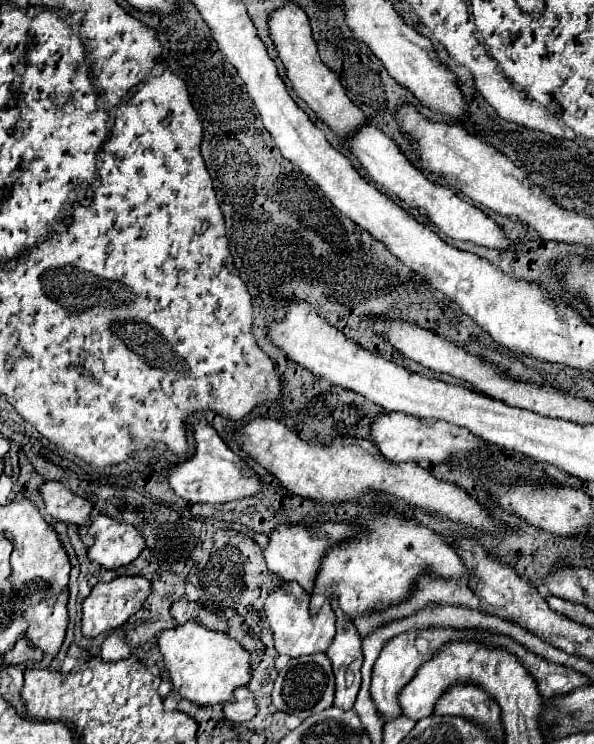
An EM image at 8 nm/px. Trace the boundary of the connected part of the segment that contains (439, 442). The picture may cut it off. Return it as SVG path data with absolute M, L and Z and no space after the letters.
M387 412L387 414L379 414L369 428L369 434L373 438L373 442L377 444L377 448L381 450L381 454L391 460L391 462L417 462L421 458L431 460L433 464L449 458L449 456L457 456L457 458L469 458L471 452L481 446L481 440L477 436L473 436L467 428L459 428L455 424L443 422L443 420L433 420L433 418L415 418L415 416L407 416L403 412Z

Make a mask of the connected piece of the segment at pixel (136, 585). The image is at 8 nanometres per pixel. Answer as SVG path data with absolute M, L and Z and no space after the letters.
M115 578L107 584L97 584L91 592L91 596L85 598L83 606L83 636L85 638L97 638L99 634L107 630L115 630L121 624L129 620L137 610L141 610L143 602L151 594L151 582L147 578Z

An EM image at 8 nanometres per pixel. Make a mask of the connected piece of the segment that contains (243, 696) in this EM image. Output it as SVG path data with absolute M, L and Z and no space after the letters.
M239 688L235 690L235 702L223 706L225 718L231 722L247 722L257 714L257 704L255 696L249 688Z

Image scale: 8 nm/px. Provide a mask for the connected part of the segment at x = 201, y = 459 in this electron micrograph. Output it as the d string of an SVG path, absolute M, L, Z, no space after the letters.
M199 420L193 424L193 436L195 436L195 448L189 452L187 458L175 462L169 470L169 484L171 488L185 498L187 502L231 502L245 496L253 496L261 490L259 476L247 468L245 460L239 458L217 434L213 426L209 426L205 420Z

